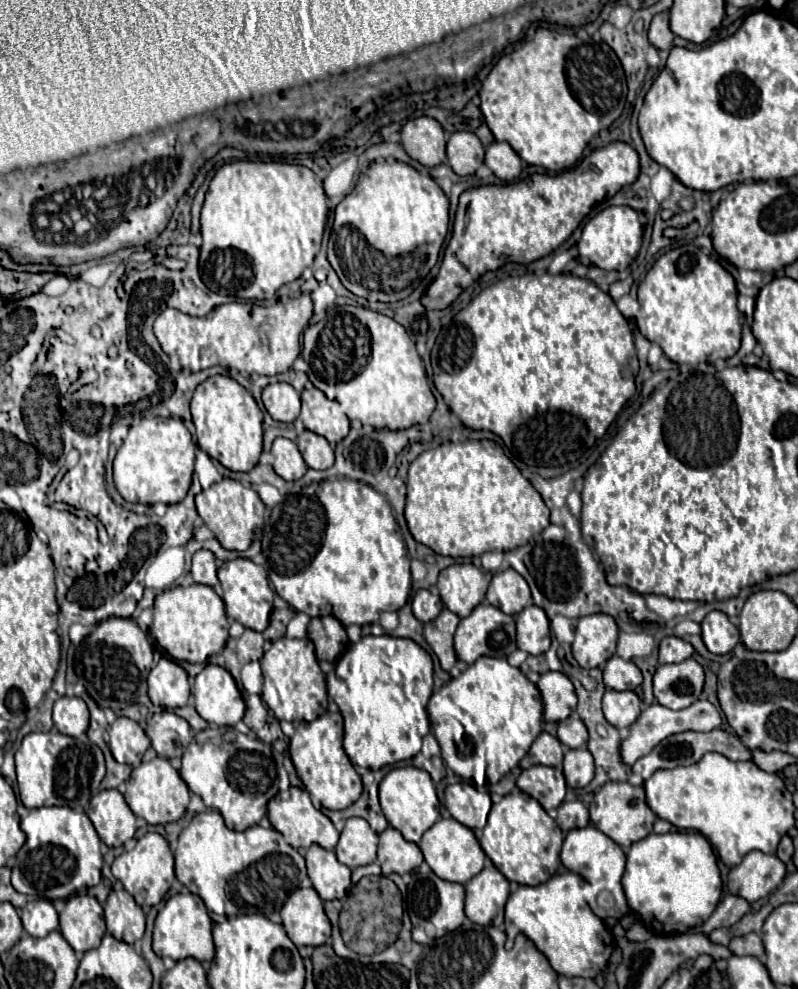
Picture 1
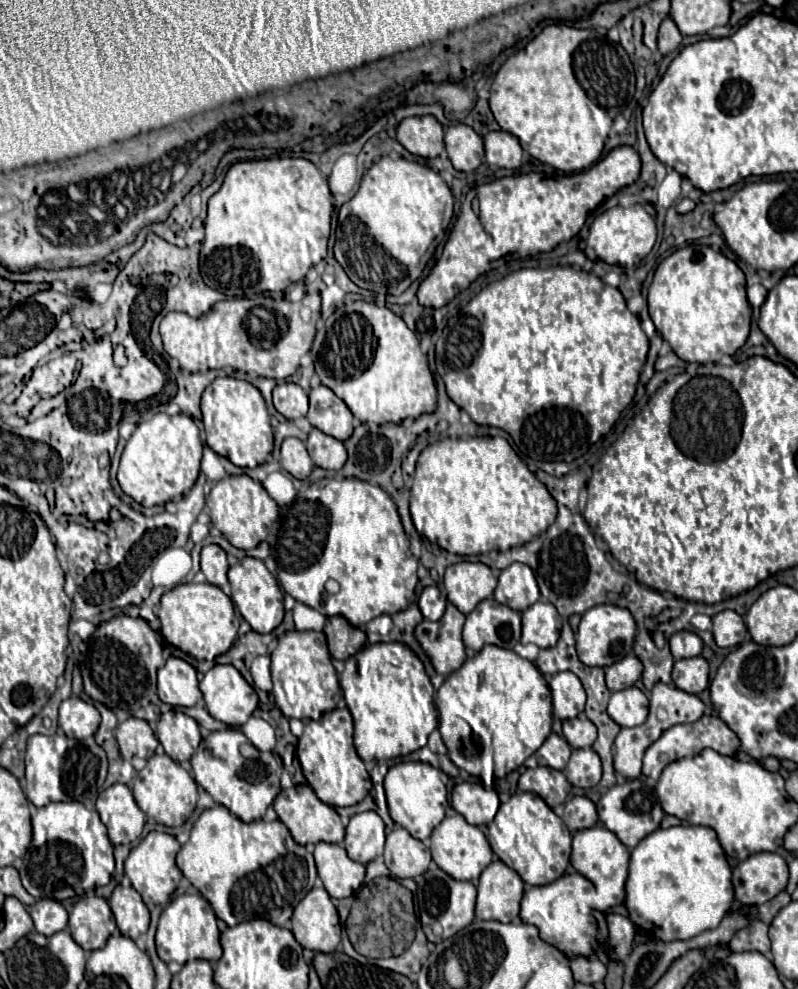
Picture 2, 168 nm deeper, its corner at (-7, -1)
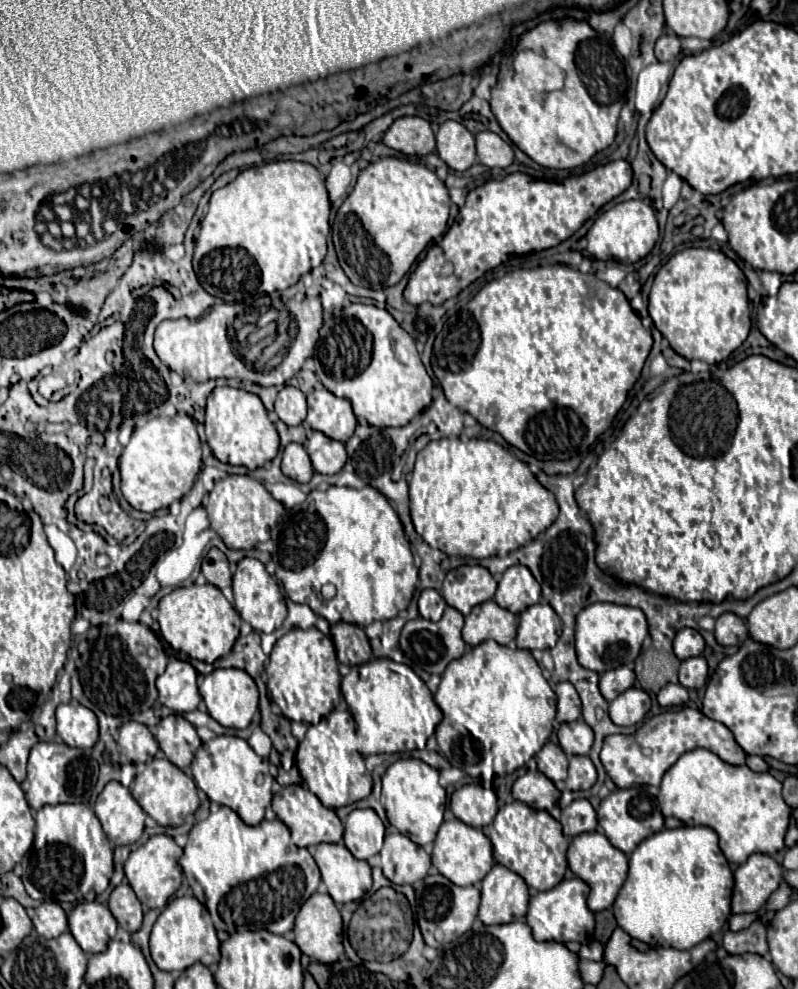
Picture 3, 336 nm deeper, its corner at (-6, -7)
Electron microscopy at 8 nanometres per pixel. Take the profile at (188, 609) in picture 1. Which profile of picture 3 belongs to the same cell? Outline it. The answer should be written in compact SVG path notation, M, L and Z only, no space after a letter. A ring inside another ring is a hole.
M192 584L186 588L176 588L160 600L158 610L160 610L158 614L160 634L164 636L164 640L174 650L180 650L190 658L196 658L208 664L226 656L240 635L242 620L238 612L224 598L224 594L210 584L204 584L204 586Z

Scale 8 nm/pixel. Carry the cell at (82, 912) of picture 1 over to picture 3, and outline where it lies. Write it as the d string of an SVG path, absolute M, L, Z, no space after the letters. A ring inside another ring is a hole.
M82 902L68 916L70 932L86 954L104 952L116 934L116 918L108 906L98 902Z

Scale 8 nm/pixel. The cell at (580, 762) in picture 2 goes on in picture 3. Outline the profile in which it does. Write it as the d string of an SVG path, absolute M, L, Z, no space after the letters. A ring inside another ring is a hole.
M572 756L566 786L570 790L590 790L596 782L596 768L588 756Z

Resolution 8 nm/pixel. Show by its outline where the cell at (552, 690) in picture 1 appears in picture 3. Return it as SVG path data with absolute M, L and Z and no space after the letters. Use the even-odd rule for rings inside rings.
M560 682L556 686L556 696L558 696L558 712L556 720L558 722L574 722L582 714L582 704L576 688L570 682Z

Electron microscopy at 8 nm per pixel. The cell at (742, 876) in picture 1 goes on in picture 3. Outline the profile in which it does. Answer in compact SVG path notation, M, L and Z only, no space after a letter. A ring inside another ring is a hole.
M752 854L734 872L732 914L758 912L768 896L780 886L782 870L768 854Z

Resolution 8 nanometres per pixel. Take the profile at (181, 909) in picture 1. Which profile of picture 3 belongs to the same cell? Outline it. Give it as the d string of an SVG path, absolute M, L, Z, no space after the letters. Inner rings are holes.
M194 896L172 898L154 922L154 928L150 934L150 954L156 966L166 972L172 972L172 970L182 972L194 962L202 962L204 966L218 962L220 942L216 938L216 930L212 926L208 910Z

